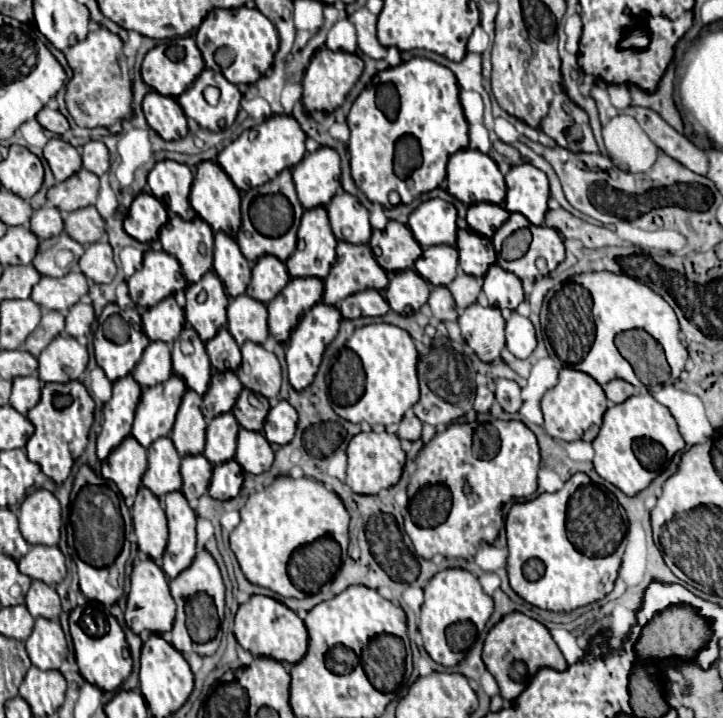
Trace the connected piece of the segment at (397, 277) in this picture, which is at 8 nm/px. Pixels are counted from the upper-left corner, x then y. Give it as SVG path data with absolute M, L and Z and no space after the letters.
M414 269L396 271L384 289L384 297L394 311L400 315L410 315L418 311L428 301L430 285L414 273Z

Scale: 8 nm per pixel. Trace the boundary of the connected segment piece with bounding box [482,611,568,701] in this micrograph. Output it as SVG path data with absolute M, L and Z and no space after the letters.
M508 613L506 617L502 617L486 635L484 641L484 653L482 653L482 661L486 665L486 669L494 675L494 679L498 681L500 687L500 695L506 701L514 701L514 697L518 697L518 693L522 693L522 689L526 689L528 681L534 677L534 673L542 667L552 667L558 671L564 671L568 667L566 659L562 657L562 651L558 649L558 645L554 643L550 631L536 619L524 615L524 613Z

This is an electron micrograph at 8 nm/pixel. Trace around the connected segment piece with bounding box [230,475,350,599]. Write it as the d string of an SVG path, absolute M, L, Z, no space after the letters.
M276 477L272 485L252 493L240 509L242 521L230 533L230 547L248 581L268 587L282 597L302 599L305 594L290 585L287 565L296 547L302 541L314 541L322 533L330 533L340 543L342 559L348 555L350 515L342 499L324 487L324 483L310 477Z

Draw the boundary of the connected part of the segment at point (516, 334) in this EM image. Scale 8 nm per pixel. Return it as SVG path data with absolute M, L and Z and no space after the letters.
M516 311L506 321L506 347L518 359L528 359L536 349L536 335L532 321Z

